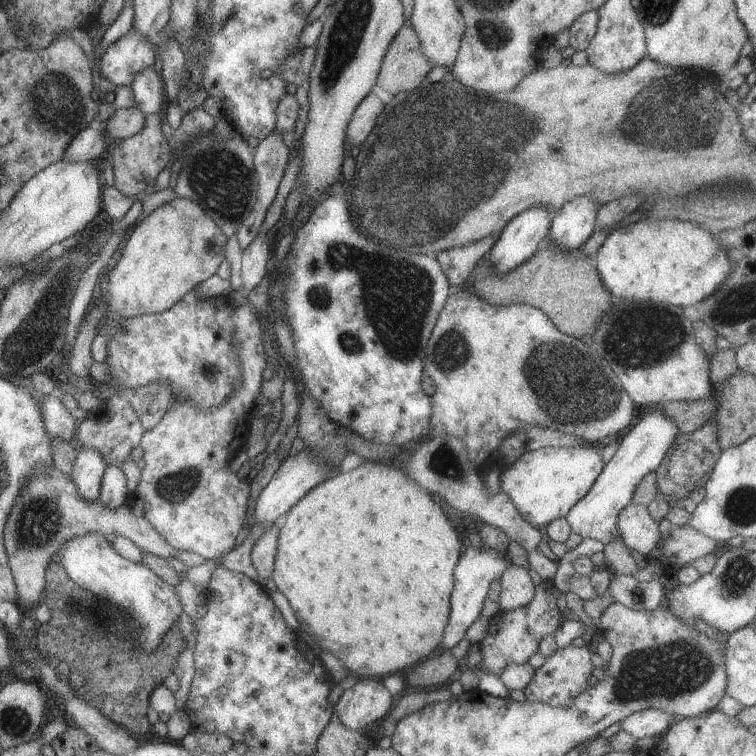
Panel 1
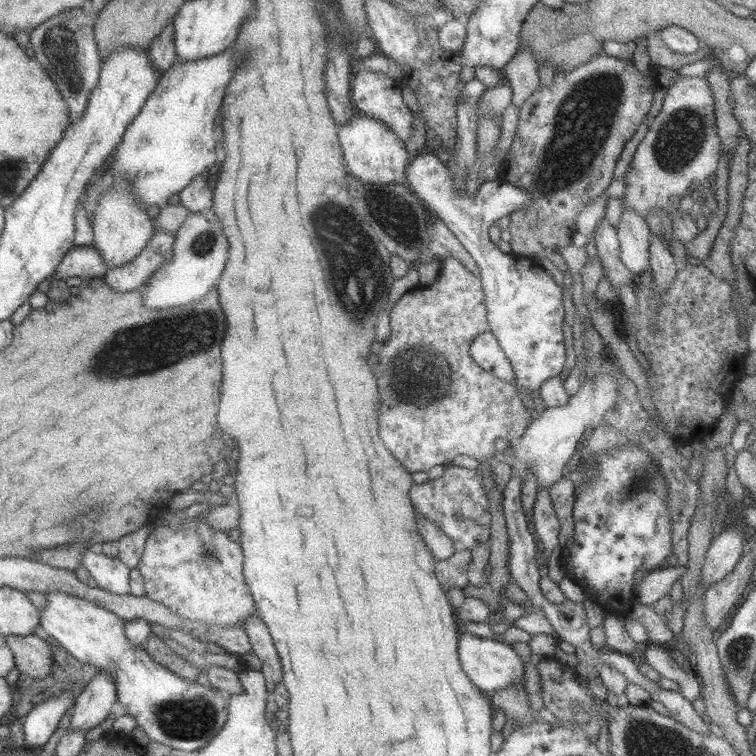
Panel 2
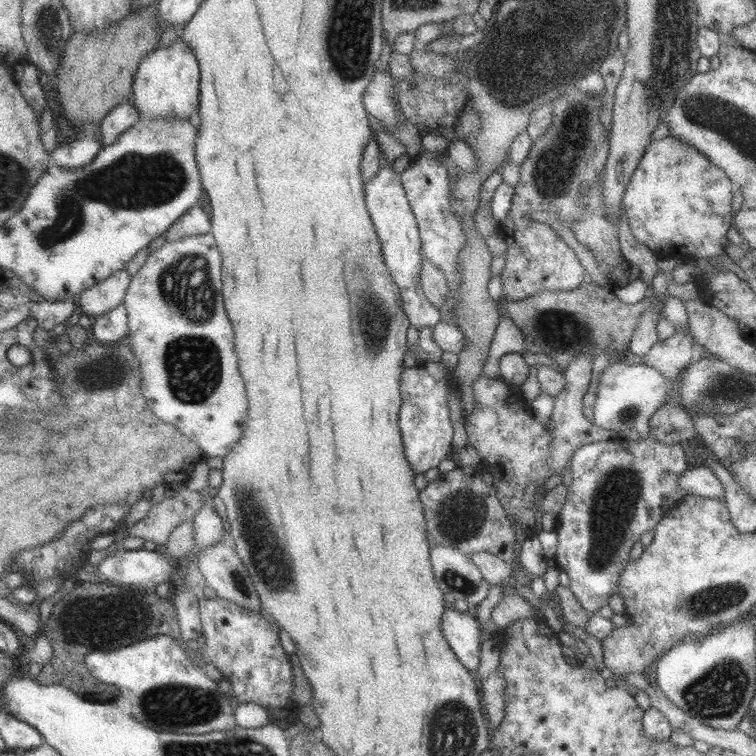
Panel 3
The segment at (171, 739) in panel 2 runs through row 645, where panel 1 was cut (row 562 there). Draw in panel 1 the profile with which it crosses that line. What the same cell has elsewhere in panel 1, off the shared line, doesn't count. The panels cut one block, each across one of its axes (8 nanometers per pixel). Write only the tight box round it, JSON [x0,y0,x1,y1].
[55,531,182,649]

